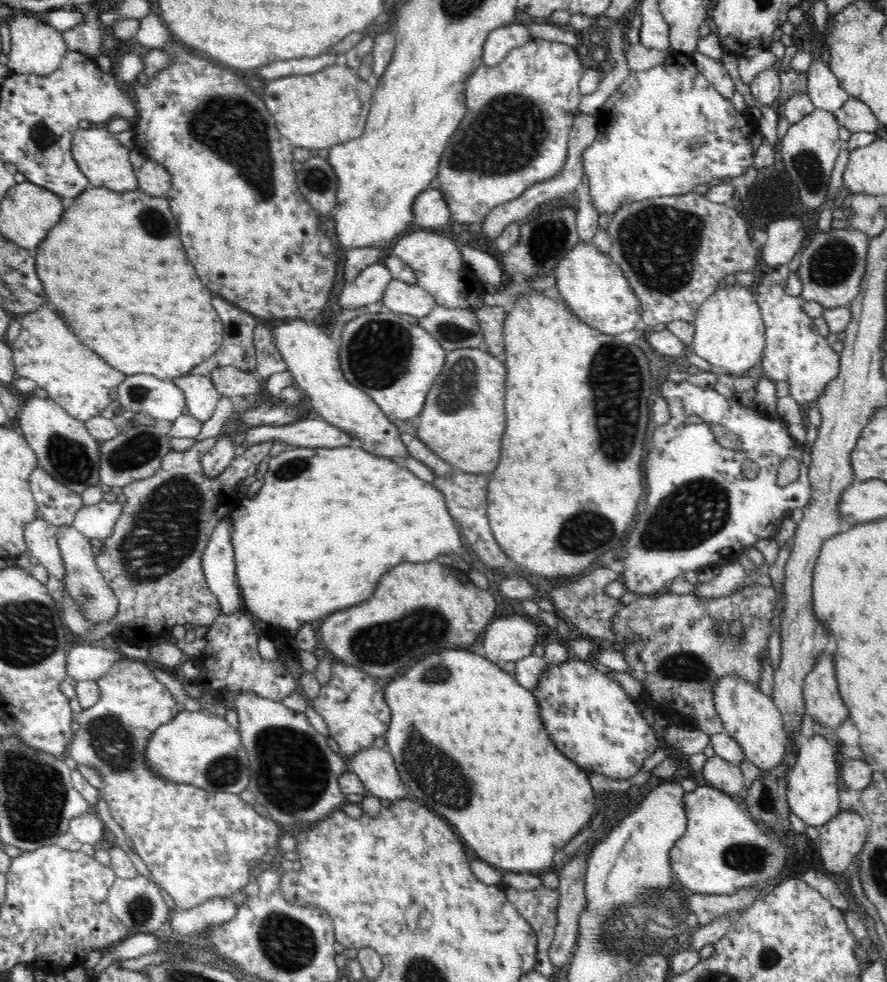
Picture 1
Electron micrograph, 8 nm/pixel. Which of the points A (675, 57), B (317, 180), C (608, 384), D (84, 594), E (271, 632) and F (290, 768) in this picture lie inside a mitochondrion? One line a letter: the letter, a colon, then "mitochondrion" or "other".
A: other
B: mitochondrion
C: mitochondrion
D: mitochondrion
E: other
F: mitochondrion

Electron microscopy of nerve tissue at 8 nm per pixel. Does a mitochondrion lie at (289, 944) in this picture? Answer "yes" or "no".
yes

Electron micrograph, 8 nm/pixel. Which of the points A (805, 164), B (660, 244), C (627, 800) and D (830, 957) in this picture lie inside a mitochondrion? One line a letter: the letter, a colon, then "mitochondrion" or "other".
A: mitochondrion
B: mitochondrion
C: other
D: other

